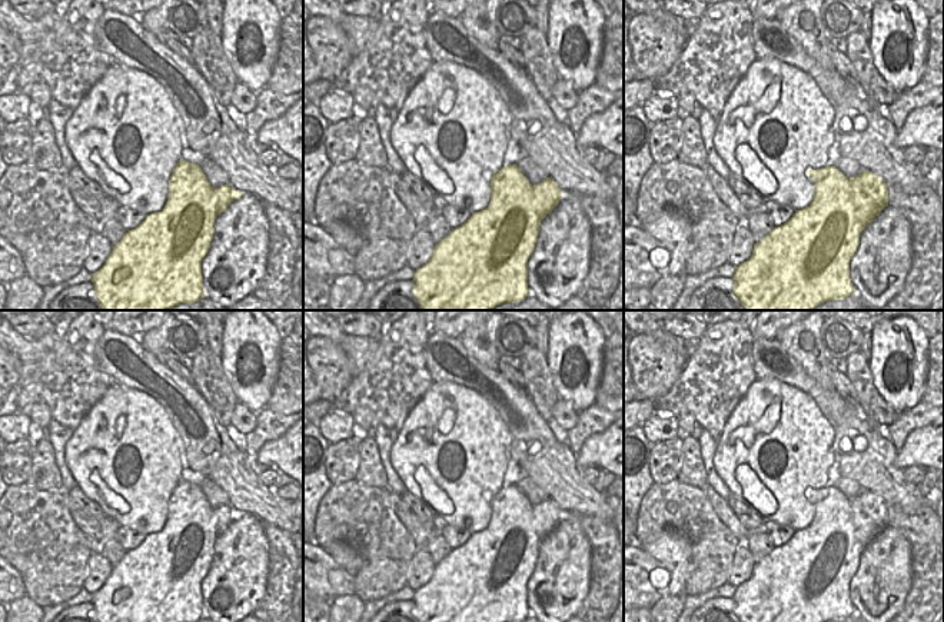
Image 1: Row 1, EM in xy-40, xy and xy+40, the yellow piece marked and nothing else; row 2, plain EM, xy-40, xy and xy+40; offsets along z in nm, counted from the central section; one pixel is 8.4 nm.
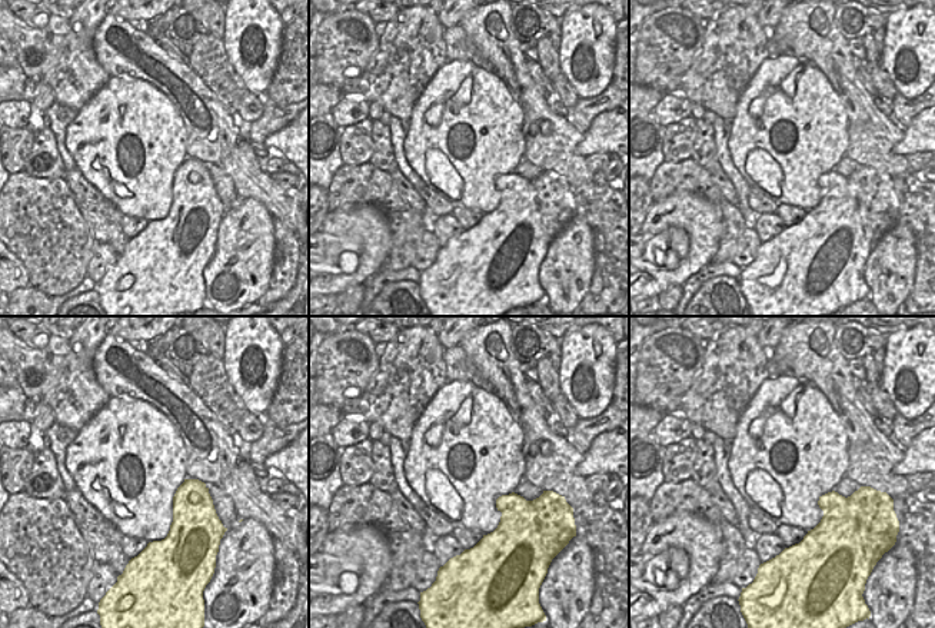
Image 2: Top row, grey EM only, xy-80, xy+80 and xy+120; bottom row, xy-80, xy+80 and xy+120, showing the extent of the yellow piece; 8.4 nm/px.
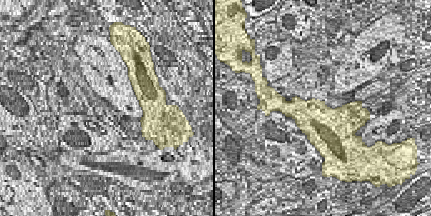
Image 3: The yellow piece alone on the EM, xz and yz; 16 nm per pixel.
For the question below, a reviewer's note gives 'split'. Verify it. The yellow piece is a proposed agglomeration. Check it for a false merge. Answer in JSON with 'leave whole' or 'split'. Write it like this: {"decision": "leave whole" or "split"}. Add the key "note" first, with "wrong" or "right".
{"note": "right", "decision": "split"}

